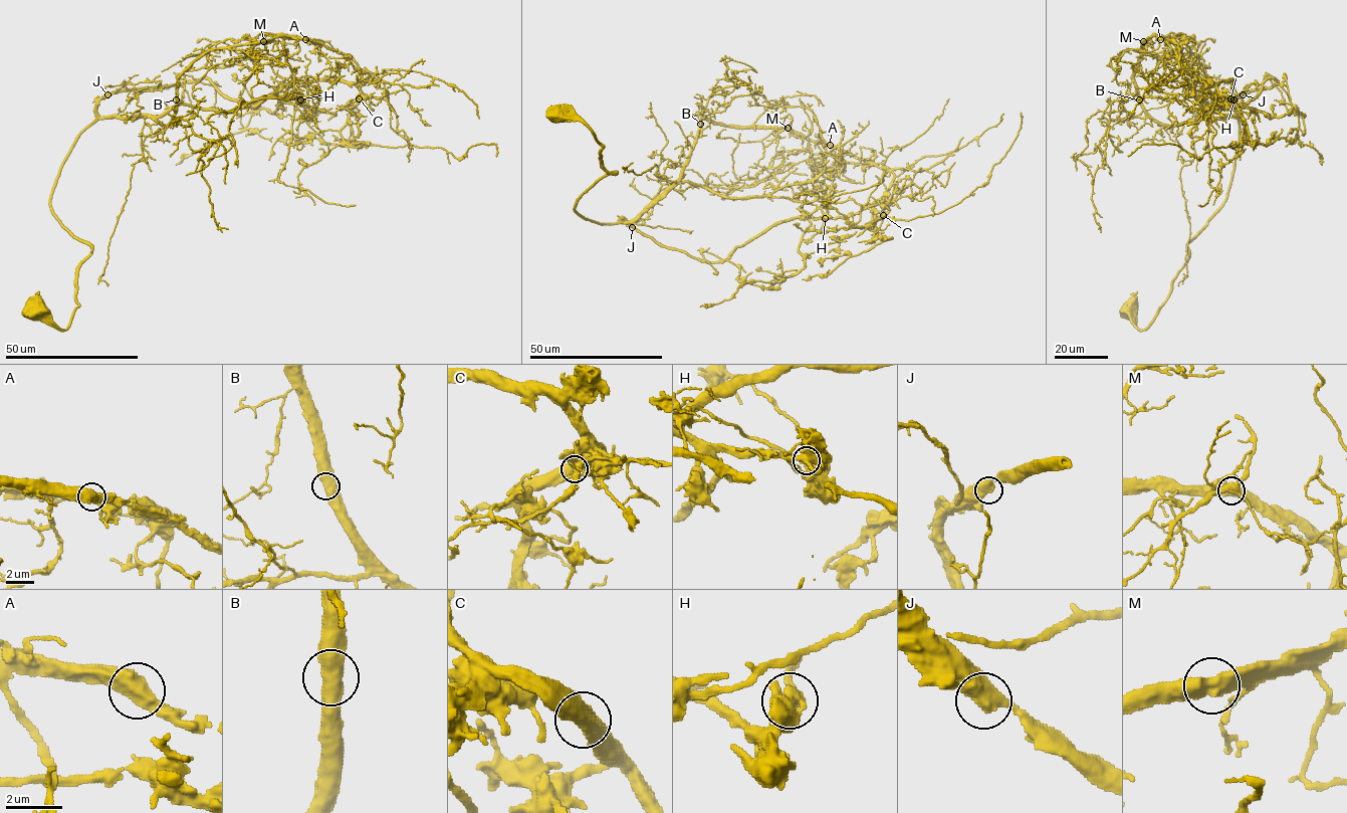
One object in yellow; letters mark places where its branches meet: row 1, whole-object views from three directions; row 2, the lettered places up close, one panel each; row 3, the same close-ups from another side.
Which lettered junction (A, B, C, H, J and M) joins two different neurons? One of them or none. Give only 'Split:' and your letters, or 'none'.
Split: none

